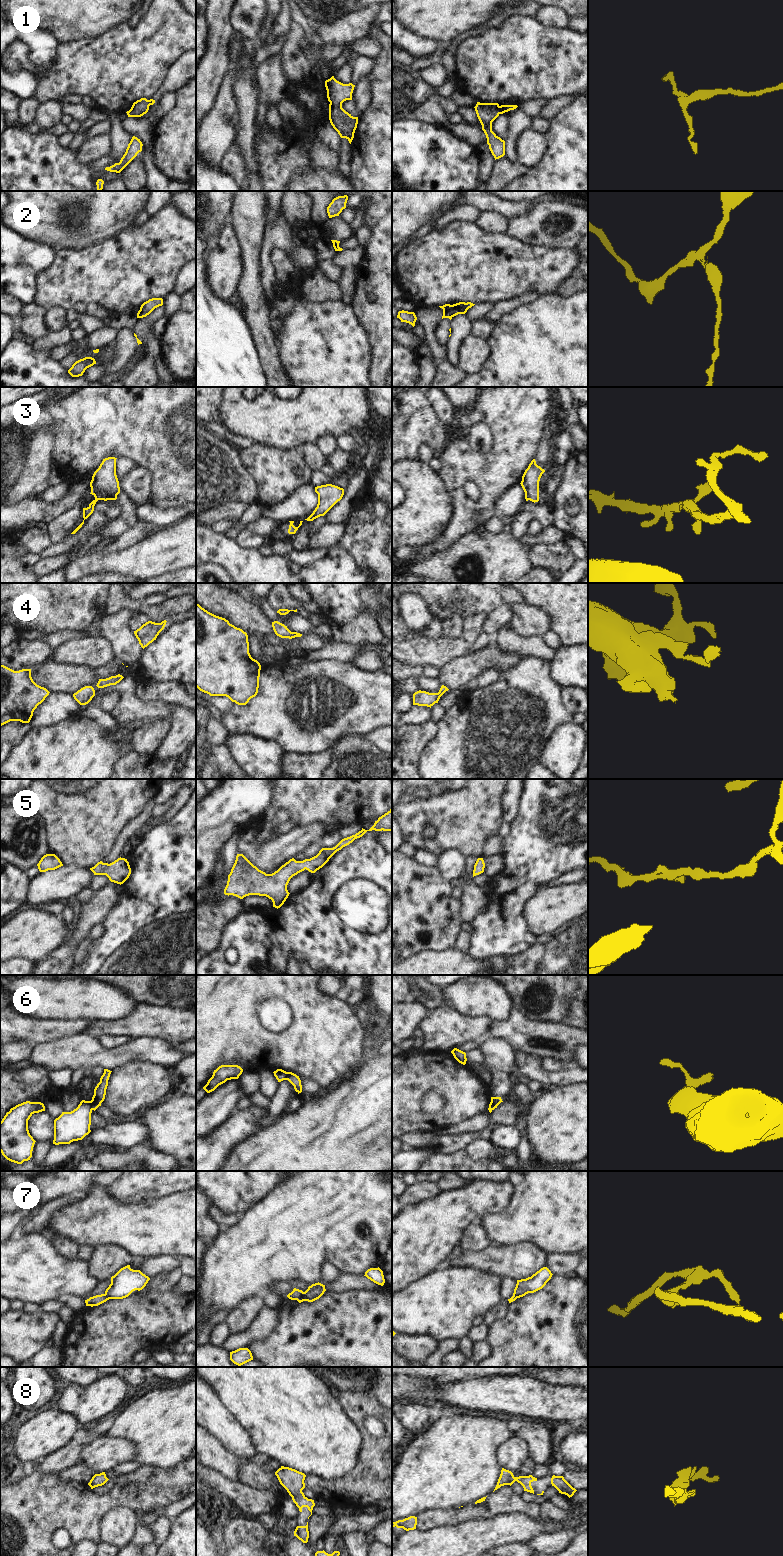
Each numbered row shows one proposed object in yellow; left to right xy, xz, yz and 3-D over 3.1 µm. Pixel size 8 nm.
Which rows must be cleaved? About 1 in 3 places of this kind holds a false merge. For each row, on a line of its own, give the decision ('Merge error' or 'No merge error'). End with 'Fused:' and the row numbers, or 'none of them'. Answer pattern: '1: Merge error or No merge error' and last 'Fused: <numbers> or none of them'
1: No merge error
2: Merge error
3: No merge error
4: No merge error
5: No merge error
6: Merge error
7: Merge error
8: No merge error
Fused: 2, 6, 7

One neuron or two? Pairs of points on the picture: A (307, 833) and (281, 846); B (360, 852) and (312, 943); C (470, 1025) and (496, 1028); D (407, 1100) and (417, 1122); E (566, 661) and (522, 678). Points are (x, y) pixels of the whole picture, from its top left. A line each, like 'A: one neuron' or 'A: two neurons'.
A: one neuron
B: one neuron
C: two neurons
D: one neuron
E: two neurons

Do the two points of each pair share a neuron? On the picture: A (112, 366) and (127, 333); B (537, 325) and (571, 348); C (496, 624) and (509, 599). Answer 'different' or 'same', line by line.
A: same
B: same
C: different

